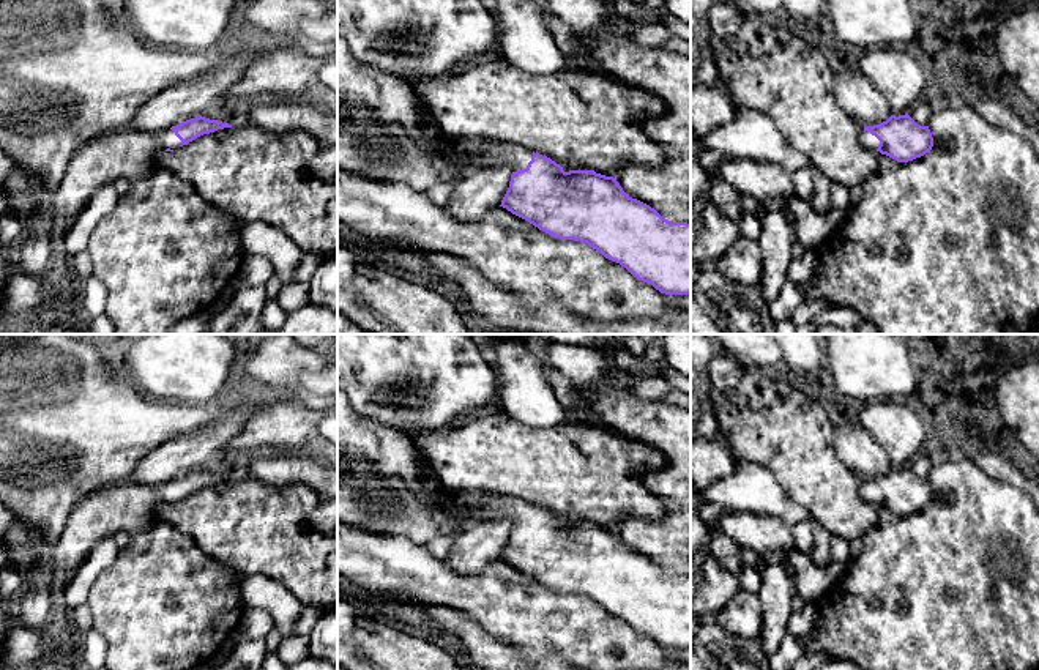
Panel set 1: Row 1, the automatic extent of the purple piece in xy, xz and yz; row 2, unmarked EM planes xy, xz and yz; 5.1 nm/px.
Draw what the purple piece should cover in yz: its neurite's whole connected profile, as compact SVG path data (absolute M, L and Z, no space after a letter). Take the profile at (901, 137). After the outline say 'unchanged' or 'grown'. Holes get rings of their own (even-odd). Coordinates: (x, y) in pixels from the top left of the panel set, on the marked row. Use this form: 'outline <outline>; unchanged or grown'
outline M908 114L891 115L880 125L861 128L859 142L866 148L877 150L897 162L921 158L933 147L929 126L918 125Z; grown

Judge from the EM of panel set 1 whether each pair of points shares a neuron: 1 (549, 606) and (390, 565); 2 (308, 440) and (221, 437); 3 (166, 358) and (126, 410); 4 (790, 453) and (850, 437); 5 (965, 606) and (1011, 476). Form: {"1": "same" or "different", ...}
{"1": "same", "2": "different", "3": "different", "4": "different", "5": "different"}

